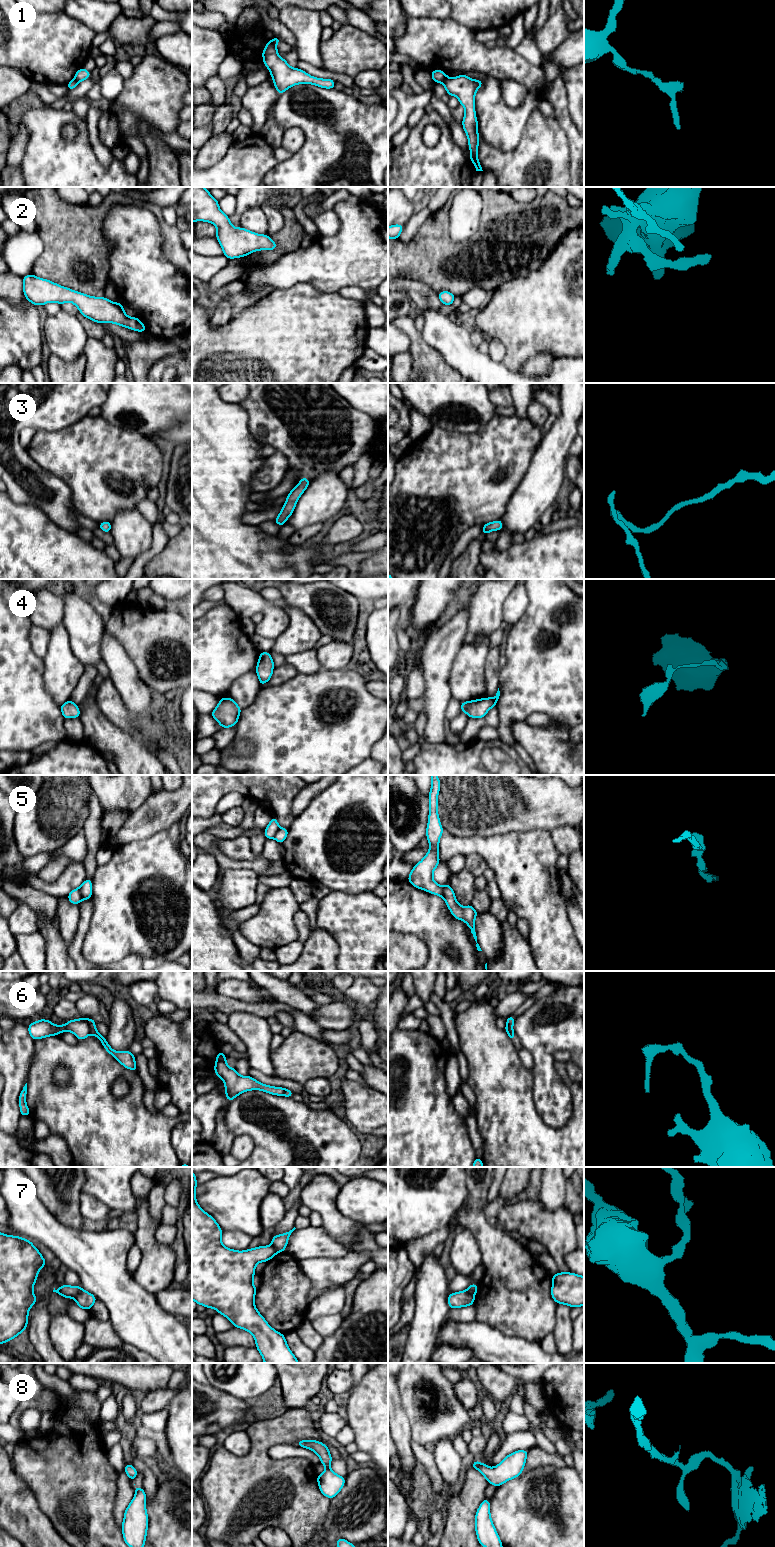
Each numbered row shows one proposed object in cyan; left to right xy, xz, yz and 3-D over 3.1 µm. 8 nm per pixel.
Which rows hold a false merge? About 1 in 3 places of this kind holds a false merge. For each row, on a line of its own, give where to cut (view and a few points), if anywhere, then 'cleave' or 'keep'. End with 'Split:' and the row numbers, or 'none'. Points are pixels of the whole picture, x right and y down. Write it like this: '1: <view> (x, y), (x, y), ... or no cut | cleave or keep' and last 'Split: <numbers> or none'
1: yz (446, 76), (441, 81) | cleave
2: no cut | keep
3: no cut | keep
4: no cut | keep
5: yz (440, 886), (444, 899) | cleave
6: xy (79, 1018), (87, 1022), (90, 1032) | cleave
7: xy (82, 1289), (74, 1298) | cleave
8: no cut | keep
Split: 1, 5, 6, 7

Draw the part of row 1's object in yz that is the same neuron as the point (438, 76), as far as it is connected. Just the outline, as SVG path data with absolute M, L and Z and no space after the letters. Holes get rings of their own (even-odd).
M433 70L431 72L431 77L435 83L440 83L447 77L447 75L443 70Z

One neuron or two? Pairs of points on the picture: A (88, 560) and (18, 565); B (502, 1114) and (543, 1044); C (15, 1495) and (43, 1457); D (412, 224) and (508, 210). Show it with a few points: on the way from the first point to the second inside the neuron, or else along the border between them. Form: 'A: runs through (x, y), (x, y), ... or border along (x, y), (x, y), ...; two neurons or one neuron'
A: runs through (71, 564), (35, 565); one neuron
B: border along (532, 1070), (533, 1094); two neurons
C: border along (12, 1462), (14, 1472), (28, 1486), (38, 1502); two neurons
D: border along (431, 213), (409, 241); two neurons

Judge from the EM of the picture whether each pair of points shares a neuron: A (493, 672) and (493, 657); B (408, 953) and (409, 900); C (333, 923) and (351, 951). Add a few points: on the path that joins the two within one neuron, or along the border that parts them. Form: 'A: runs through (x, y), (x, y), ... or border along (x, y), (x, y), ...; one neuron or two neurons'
A: runs through (493, 668), (493, 661); one neuron
B: border along (398, 931), (415, 934), (427, 947); two neurons
C: runs through (340, 930), (351, 941), (351, 944); one neuron

